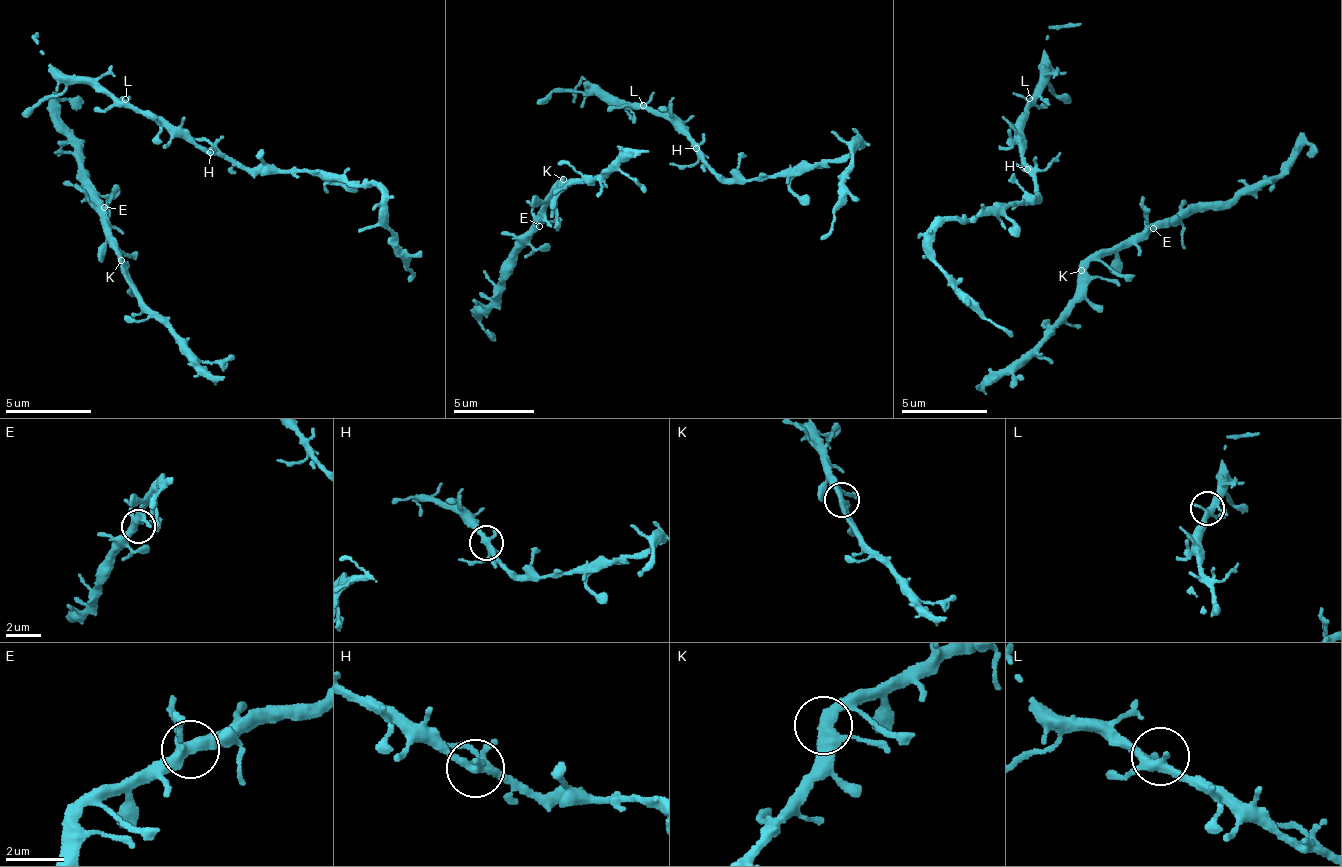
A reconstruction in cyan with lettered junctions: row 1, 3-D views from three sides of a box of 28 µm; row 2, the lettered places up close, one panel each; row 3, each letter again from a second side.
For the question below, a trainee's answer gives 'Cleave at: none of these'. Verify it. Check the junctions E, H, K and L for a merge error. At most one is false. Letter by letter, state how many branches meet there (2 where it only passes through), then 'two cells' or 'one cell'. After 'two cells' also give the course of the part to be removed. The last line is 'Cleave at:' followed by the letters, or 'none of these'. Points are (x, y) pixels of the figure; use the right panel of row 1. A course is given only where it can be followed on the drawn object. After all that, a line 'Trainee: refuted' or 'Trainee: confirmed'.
E: 4 | one cell
H: 4 | one cell
K: 3 | one cell
L: 4 | one cell
Cleave at: none of these
Trainee: confirmed

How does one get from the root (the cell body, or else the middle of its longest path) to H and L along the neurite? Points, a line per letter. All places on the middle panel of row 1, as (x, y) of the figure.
H: (612, 101), (672, 111), (674, 116), (682, 119), (696, 149)
L: (612, 101), (643, 105)

